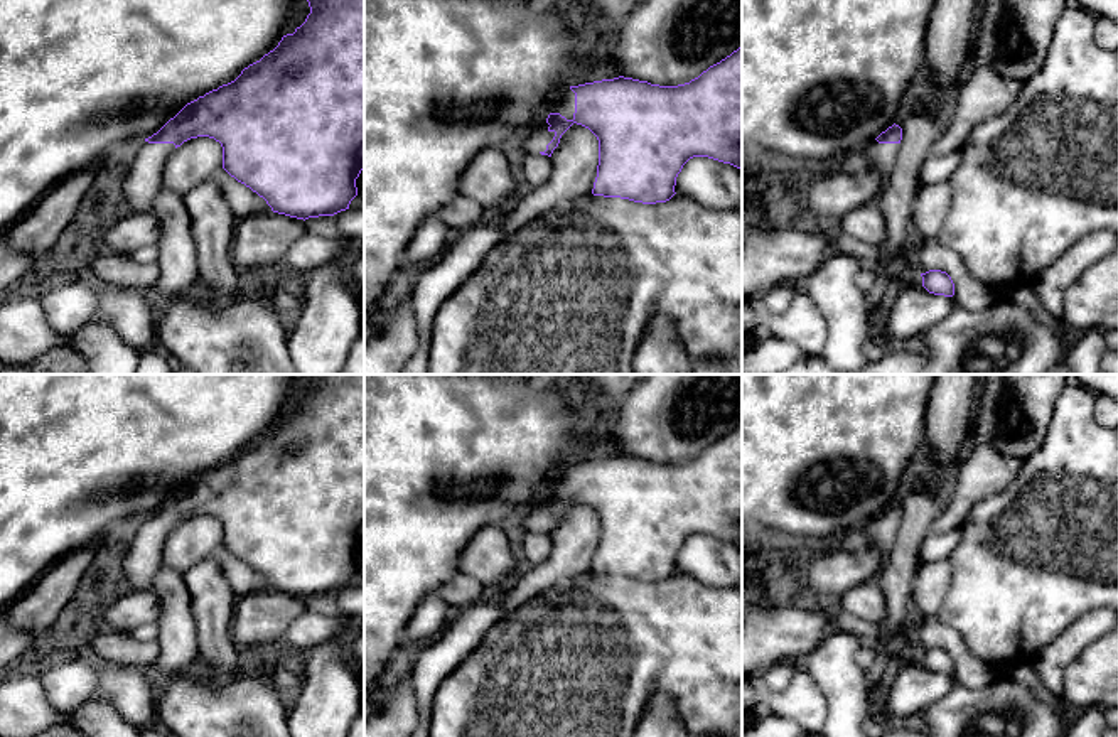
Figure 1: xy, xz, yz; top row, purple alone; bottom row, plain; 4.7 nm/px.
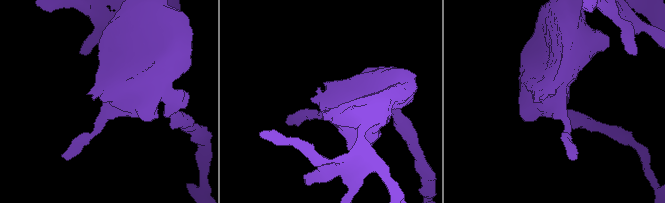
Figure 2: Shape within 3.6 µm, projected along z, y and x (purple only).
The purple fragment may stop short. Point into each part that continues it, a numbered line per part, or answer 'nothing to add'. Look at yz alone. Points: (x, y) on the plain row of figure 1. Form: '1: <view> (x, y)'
1: yz (877, 533)

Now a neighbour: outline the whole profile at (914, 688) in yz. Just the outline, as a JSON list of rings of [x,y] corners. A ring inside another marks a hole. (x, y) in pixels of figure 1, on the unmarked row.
[[[904,661],[882,697],[882,712],[887,724],[912,722],[927,707],[946,697],[958,680],[954,675],[929,671],[922,661]]]

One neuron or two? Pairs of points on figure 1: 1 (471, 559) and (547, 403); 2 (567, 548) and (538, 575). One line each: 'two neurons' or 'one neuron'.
1: two neurons
2: one neuron

